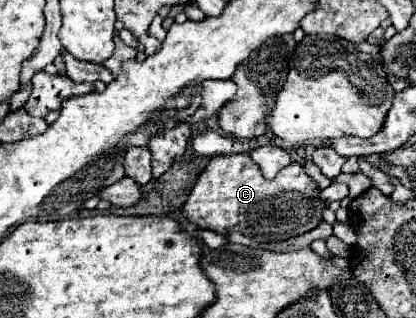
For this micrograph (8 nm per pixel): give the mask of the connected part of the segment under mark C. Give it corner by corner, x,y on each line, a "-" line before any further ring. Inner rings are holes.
246,153
216,155
208,161
206,169
198,175
186,203
182,205
182,215
194,225
198,225
200,229
210,229
222,235
240,231
254,241
286,241
290,237
314,229
322,221
322,199
318,197
318,193
320,191
316,189
316,183
304,173
304,167
300,163
290,163
274,179
266,181
258,165

